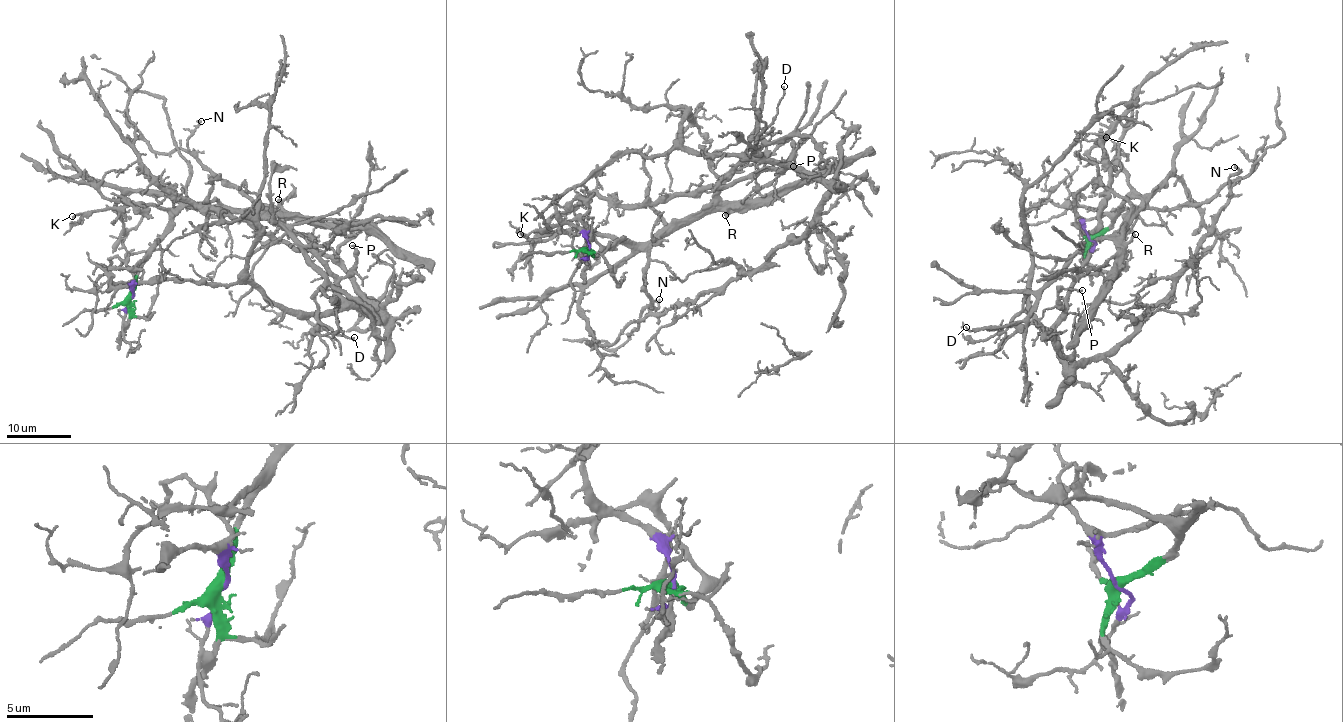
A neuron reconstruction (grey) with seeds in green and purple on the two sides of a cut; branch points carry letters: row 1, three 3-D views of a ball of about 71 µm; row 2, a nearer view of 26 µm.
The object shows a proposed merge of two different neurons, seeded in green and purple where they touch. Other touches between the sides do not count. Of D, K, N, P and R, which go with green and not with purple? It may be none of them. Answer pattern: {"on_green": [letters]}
{"on_green": ["K", "R"]}

